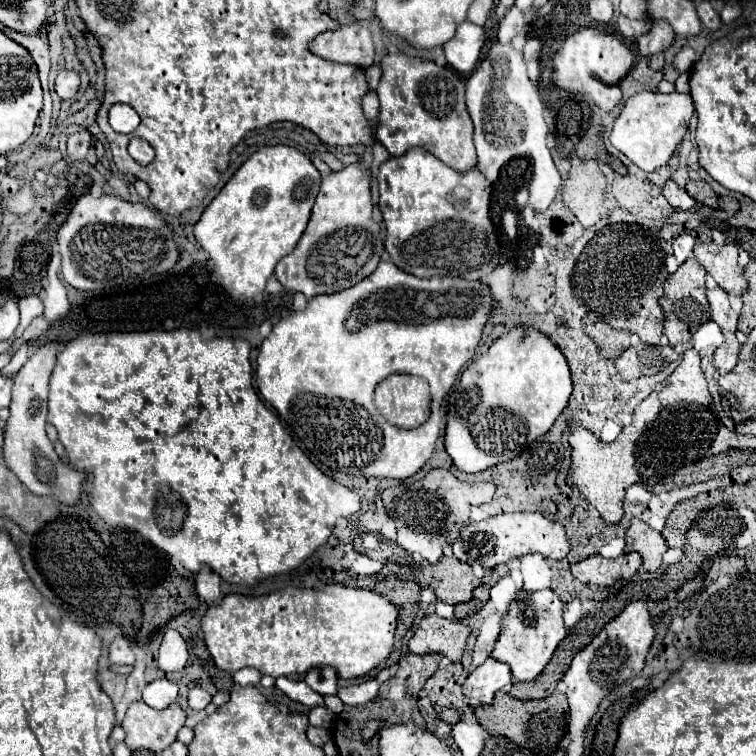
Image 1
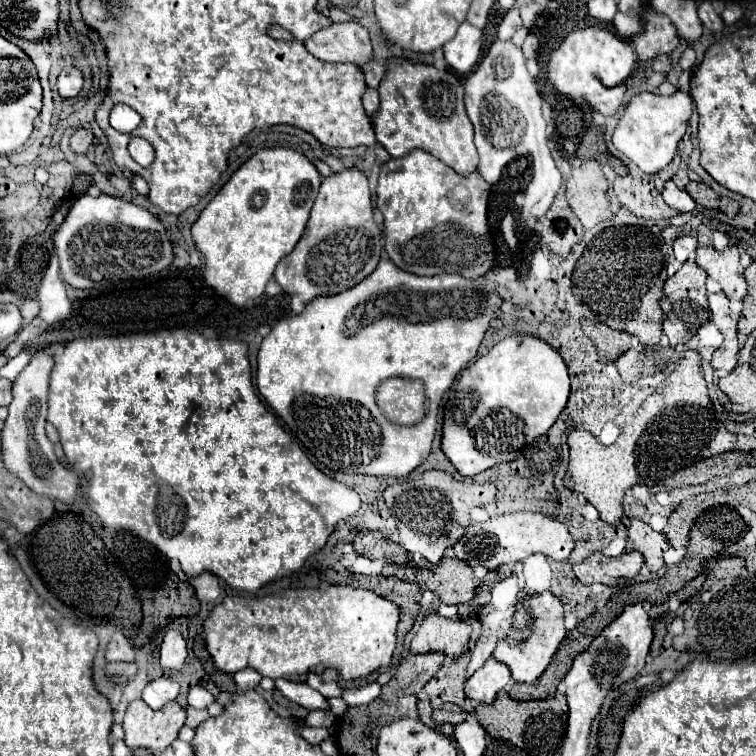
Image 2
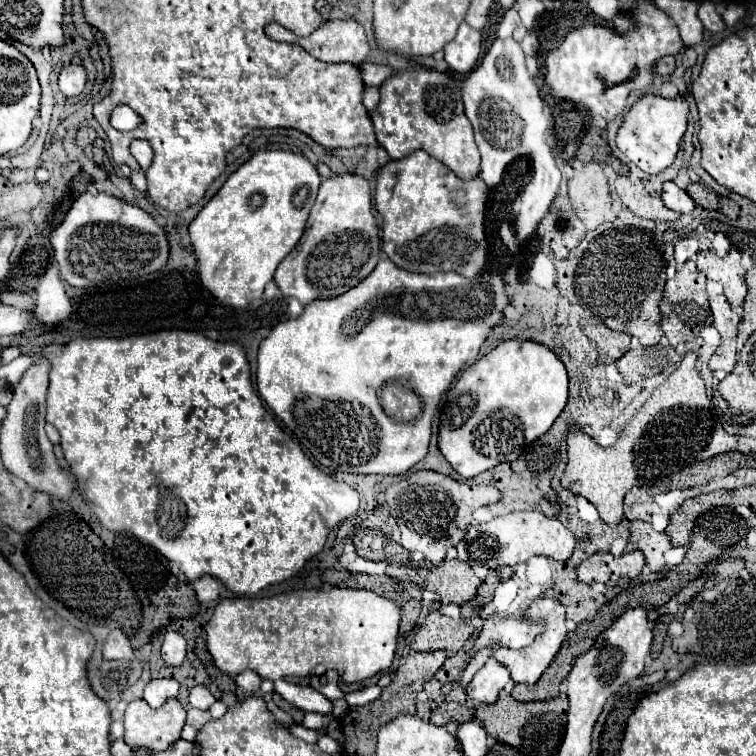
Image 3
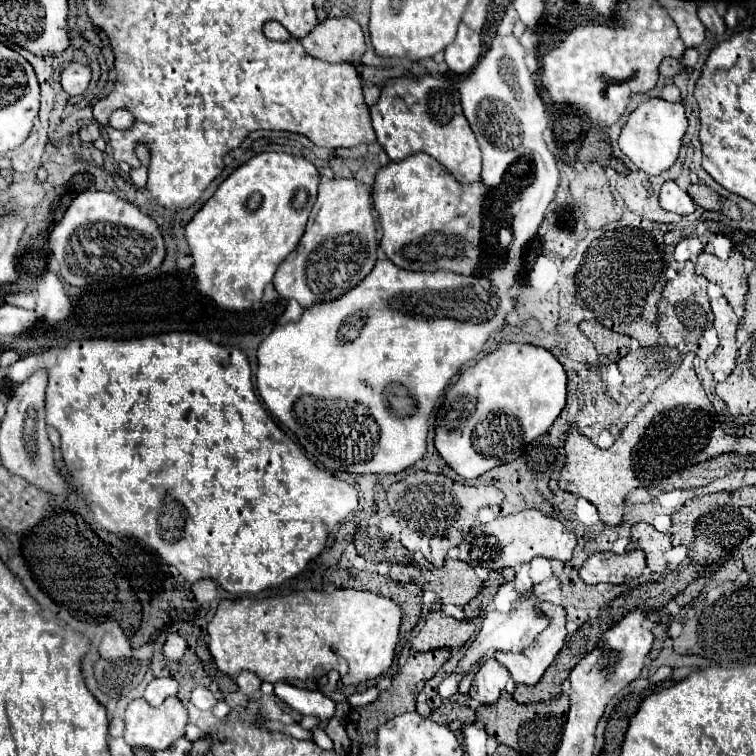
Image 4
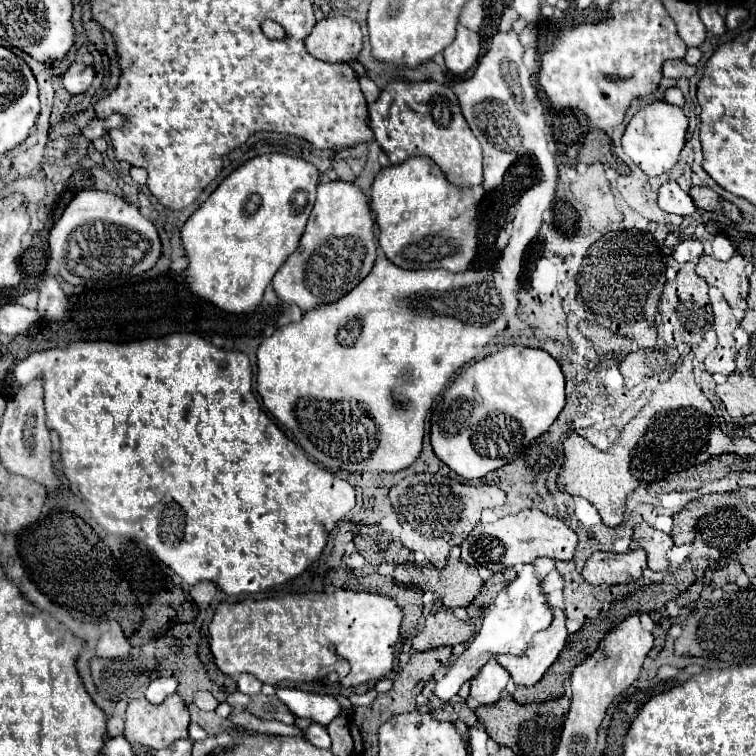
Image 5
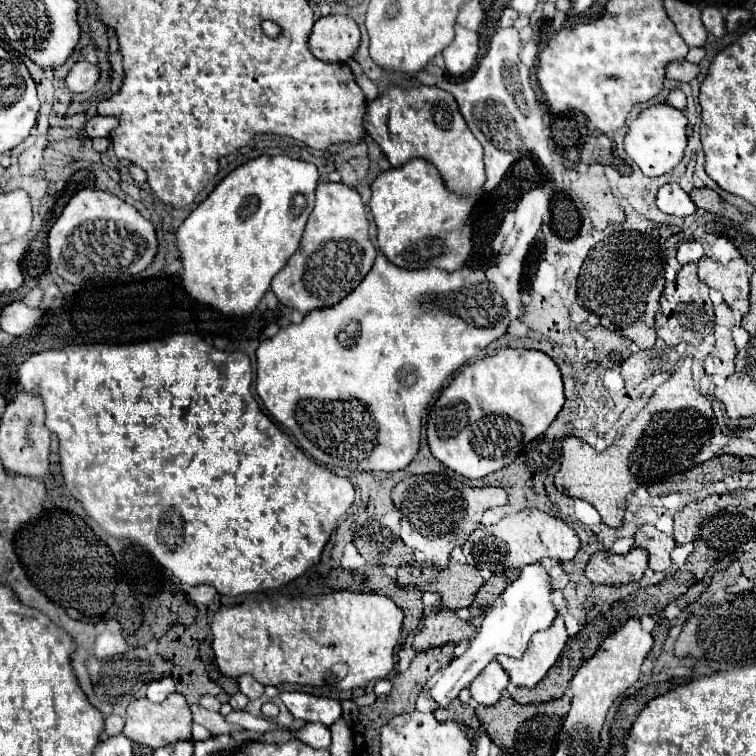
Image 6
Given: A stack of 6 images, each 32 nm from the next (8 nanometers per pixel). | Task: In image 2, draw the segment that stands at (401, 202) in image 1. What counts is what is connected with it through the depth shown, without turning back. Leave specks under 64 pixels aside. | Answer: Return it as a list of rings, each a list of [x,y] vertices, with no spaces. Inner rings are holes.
[[[412,150],[404,158],[382,164],[376,208],[384,216],[384,250],[390,260],[420,276],[460,272],[460,276],[478,278],[490,272],[496,254],[486,220],[488,194],[490,186],[478,172],[466,178],[458,176],[424,150]]]

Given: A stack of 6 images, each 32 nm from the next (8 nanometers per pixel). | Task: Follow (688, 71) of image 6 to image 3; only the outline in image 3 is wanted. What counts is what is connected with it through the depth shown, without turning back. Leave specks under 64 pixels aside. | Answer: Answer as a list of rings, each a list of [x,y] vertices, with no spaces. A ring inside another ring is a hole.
[[[664,56],[664,58],[656,64],[656,72],[658,72],[660,76],[670,76],[674,70],[676,70],[676,60],[674,60],[674,56]]]

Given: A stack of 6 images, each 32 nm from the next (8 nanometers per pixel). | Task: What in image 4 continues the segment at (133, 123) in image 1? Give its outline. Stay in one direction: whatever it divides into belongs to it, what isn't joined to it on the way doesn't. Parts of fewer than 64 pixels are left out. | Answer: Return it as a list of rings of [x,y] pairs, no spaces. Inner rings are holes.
[[[118,110],[118,112],[114,112],[112,116],[110,116],[110,120],[108,120],[108,126],[112,126],[112,128],[130,128],[132,126],[132,122],[130,122],[130,112],[128,110]]]

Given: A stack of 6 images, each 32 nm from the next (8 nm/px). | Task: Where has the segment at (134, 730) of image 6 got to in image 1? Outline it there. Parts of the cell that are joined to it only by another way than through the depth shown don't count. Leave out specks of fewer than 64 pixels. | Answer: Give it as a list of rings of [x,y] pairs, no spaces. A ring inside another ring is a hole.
[[[142,700],[132,702],[122,722],[126,732],[126,746],[130,750],[146,748],[152,752],[162,752],[176,740],[184,720],[186,712],[176,702],[164,710],[154,710]]]

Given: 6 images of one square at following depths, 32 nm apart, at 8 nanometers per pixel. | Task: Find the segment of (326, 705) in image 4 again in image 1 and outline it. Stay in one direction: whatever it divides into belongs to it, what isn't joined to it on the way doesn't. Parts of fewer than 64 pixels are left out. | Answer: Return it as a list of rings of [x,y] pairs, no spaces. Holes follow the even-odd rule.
[[[284,676],[276,678],[276,688],[280,688],[290,700],[300,702],[308,708],[316,708],[316,706],[324,706],[324,698],[314,692],[312,688],[306,686],[306,682],[296,682],[296,680],[288,680]]]

